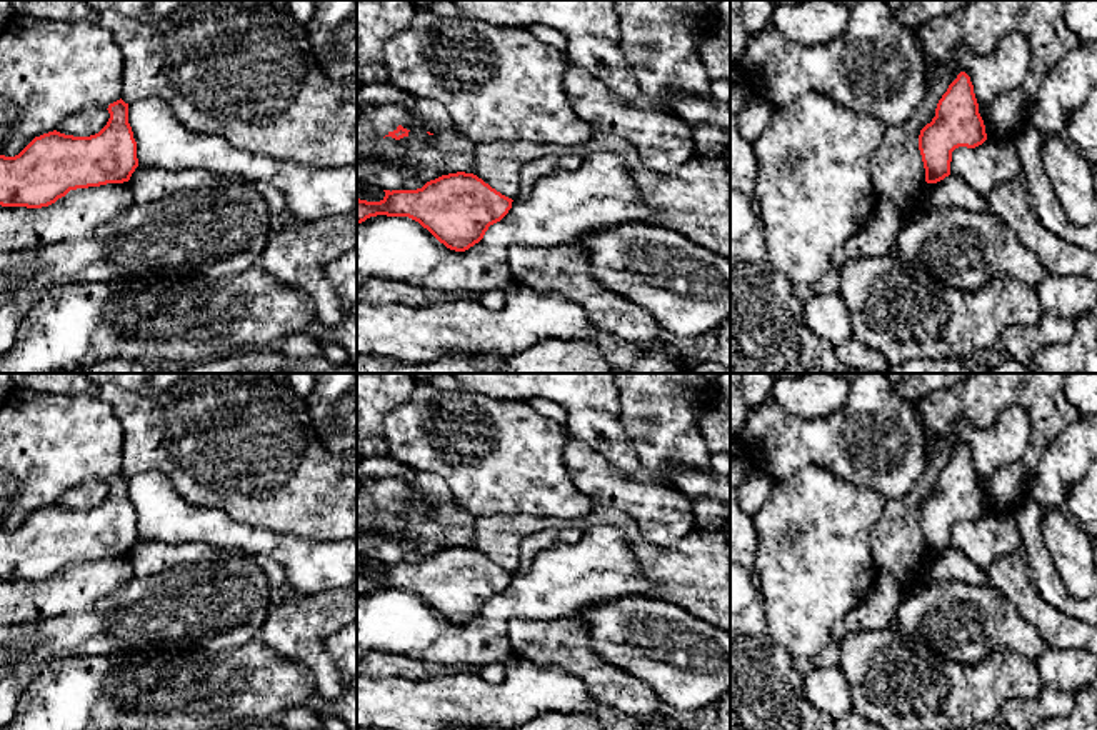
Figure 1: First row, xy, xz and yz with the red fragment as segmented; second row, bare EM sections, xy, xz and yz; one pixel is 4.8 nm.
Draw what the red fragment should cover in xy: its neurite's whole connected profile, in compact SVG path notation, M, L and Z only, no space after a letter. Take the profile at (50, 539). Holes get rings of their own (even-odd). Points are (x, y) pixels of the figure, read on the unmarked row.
M128 477L108 478L110 492L95 508L73 510L57 503L35 510L18 528L0 528L0 578L42 582L70 563L128 555L138 540L137 515L128 497Z

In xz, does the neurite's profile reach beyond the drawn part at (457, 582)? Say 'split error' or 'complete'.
complete

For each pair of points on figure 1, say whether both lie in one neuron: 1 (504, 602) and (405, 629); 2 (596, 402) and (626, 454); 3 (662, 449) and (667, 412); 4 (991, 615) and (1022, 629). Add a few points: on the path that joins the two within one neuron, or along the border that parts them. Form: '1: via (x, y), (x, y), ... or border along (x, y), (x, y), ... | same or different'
1: via (484, 627), (475, 635), (430, 635) | same
2: via (596, 415), (596, 422), (612, 440) | same
3: via (662, 440), (662, 420) | same
4: via (999, 624), (1014, 629) | same

